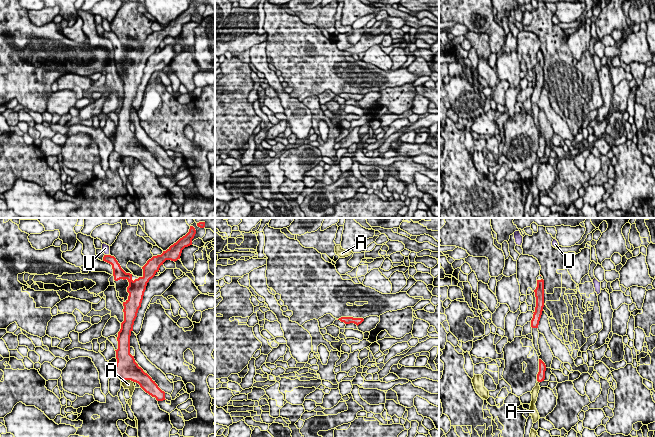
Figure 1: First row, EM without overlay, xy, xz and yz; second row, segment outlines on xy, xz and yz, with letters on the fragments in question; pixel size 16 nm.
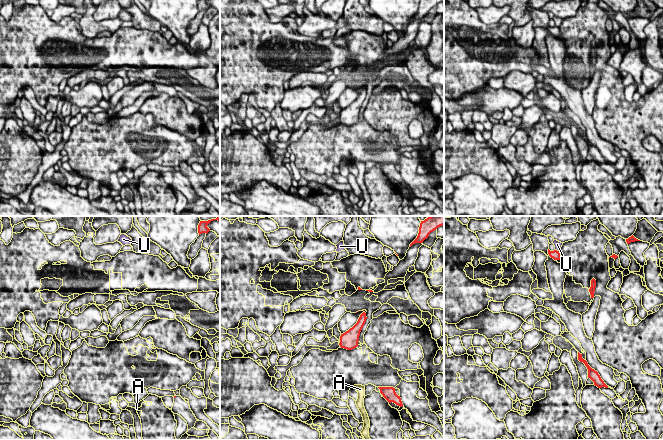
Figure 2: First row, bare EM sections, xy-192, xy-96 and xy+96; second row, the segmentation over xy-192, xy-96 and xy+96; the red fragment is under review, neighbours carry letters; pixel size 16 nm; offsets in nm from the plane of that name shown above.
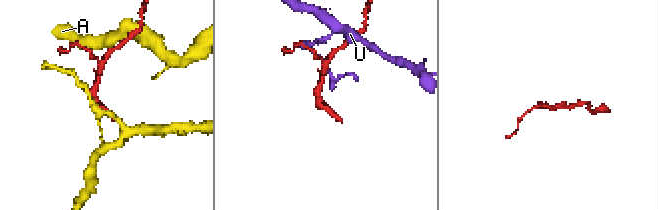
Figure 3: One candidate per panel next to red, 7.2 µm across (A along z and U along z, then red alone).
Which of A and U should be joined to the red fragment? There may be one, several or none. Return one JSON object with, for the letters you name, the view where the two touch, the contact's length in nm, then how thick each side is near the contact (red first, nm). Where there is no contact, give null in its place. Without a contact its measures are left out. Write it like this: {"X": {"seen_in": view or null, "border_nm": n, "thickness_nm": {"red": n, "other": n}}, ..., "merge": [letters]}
{"merge": []}

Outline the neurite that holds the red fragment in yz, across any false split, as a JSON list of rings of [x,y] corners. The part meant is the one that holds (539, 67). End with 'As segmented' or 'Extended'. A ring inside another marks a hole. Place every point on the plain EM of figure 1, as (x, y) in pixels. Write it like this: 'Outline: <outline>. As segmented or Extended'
Outline: [[[537,56],[537,63],[534,66],[536,73],[536,83],[531,96],[531,103],[538,104],[539,97],[544,83],[544,56]]]. As segmented

